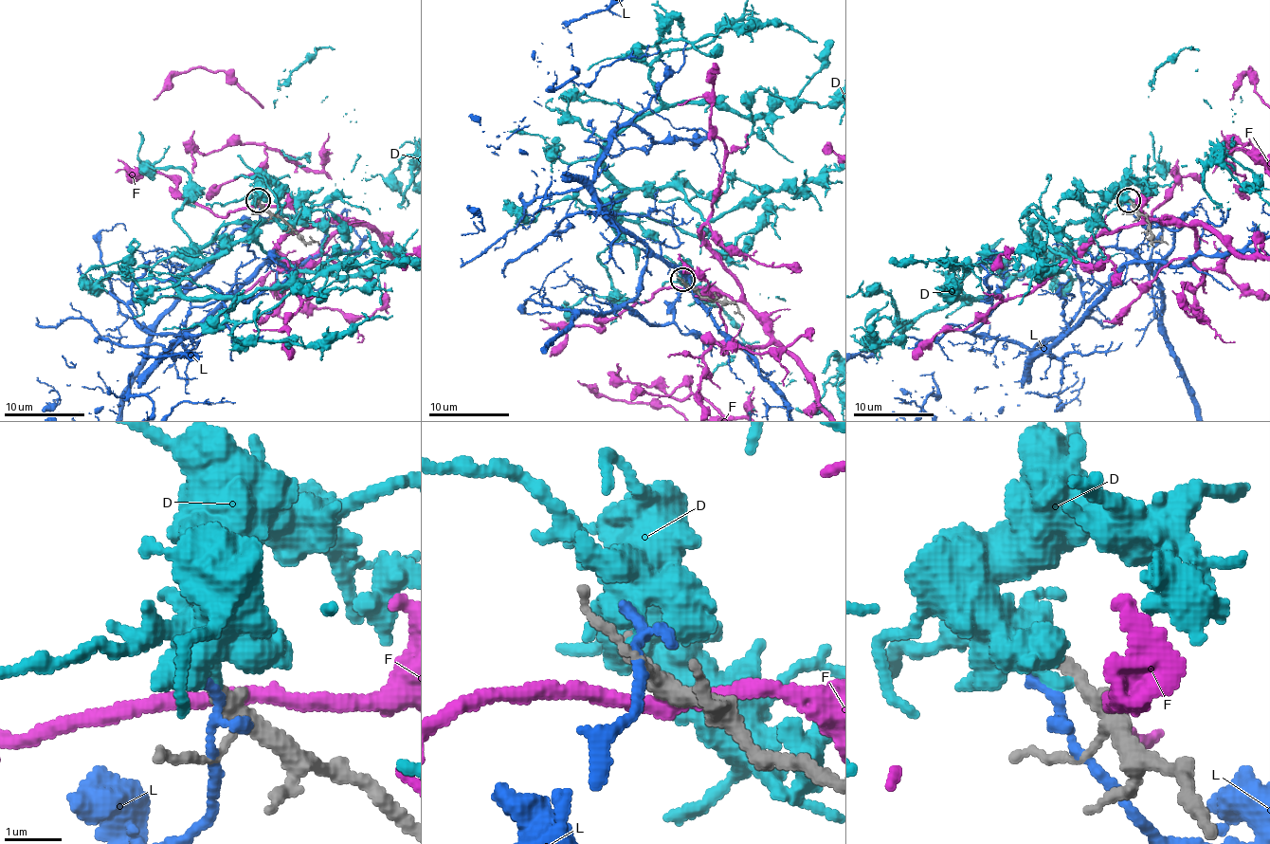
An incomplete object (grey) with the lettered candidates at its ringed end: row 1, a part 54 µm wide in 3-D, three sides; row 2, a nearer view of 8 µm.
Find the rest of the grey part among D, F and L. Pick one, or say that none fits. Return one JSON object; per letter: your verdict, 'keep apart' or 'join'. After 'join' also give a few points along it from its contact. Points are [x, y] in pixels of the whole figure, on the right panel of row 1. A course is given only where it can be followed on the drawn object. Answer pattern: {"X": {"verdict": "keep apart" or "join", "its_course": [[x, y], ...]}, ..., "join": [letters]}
{"D": {"verdict": "keep apart"}, "F": {"verdict": "keep apart"}, "L": {"verdict": "keep apart"}, "join": []}

